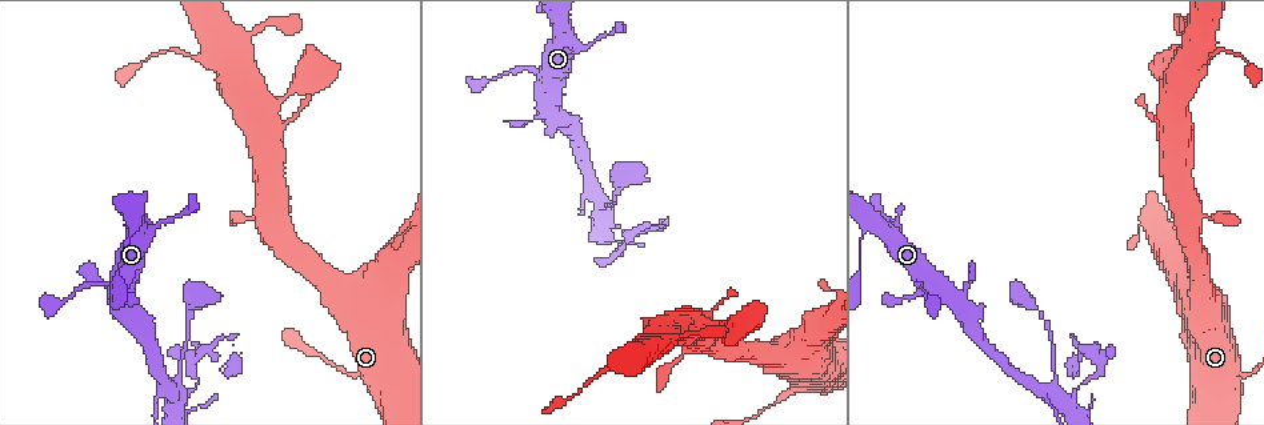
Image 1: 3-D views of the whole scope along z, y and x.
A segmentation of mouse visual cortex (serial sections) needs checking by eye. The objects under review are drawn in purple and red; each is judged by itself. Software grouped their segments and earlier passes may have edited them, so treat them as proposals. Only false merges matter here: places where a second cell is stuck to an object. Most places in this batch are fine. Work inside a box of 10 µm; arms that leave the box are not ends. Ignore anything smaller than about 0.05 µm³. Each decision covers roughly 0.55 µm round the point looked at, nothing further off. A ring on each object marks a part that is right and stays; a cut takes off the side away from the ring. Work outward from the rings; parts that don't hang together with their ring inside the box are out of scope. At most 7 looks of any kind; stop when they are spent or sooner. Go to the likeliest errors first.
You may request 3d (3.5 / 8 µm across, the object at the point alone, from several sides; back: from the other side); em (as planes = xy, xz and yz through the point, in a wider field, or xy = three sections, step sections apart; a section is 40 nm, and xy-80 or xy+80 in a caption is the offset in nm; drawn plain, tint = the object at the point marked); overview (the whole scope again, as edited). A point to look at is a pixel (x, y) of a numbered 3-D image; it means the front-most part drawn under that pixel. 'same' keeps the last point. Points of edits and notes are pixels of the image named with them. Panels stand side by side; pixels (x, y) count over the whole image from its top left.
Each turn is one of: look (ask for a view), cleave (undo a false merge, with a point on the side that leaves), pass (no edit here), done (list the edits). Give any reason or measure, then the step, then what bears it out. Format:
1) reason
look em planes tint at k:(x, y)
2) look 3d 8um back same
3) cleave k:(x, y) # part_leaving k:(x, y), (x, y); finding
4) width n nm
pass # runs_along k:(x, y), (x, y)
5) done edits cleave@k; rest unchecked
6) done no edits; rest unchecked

sudden change in width
look 3d 3.5um at 1:(1208, 54)

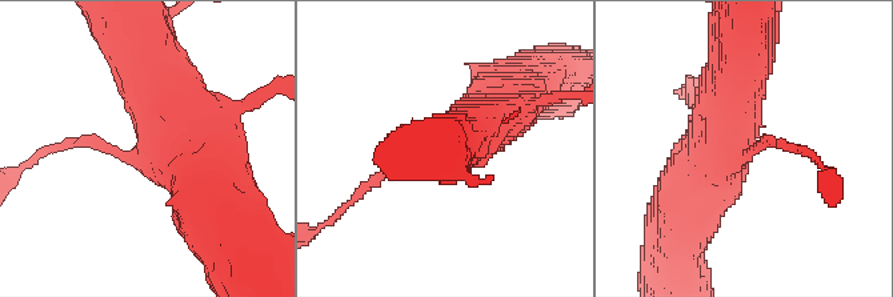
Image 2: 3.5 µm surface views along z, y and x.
arm_widths 150, 700 nm
look em xy step 1 tint at 2:(125, 152)

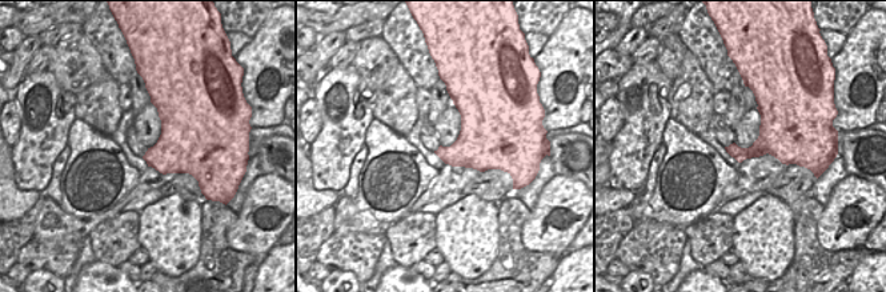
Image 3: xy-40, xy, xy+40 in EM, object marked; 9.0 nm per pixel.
pass # all the same cell

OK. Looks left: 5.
look 3d 3.5um back at 1:(197, 384)

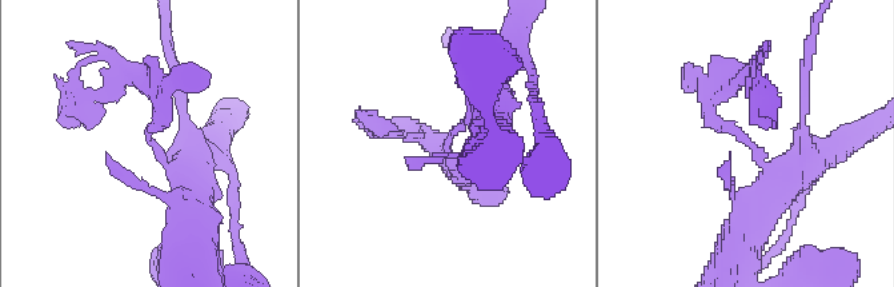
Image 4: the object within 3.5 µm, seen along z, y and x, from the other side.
arm_widths 200, 450 nm
look em xy step 1 tint at 4:(746, 145)

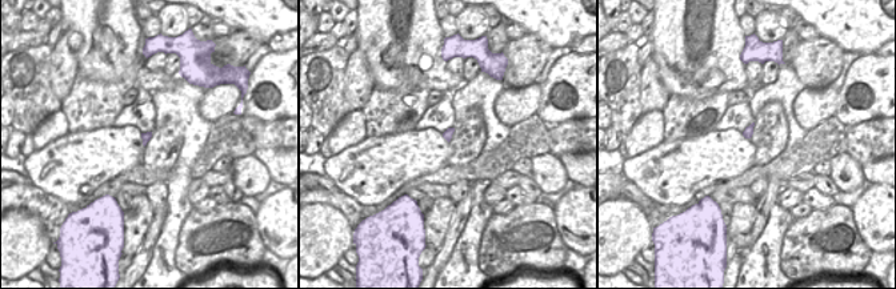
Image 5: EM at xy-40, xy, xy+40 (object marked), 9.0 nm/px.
cleave 4:(734, 131) # two cells meet here

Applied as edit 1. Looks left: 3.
three arms meet
look 3d 8um at 1:(136, 227)

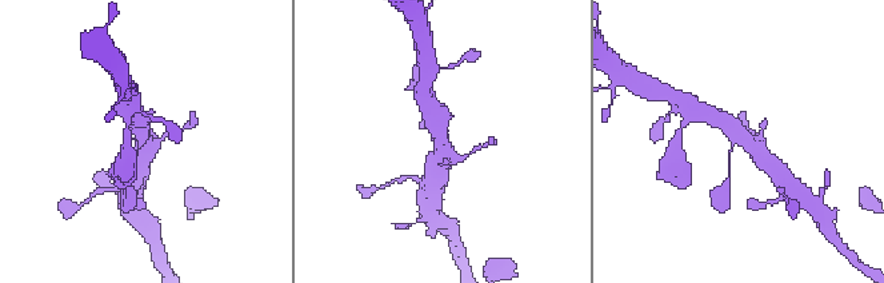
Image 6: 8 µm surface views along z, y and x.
look 3d 3.5um same

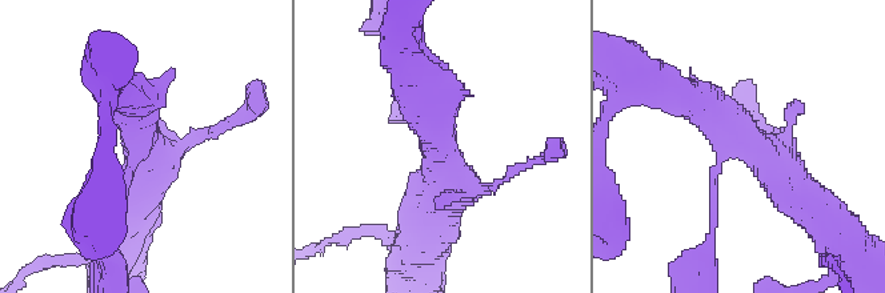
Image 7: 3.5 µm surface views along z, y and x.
now the EM
look em xy step 5 tint at 7:(141, 145)

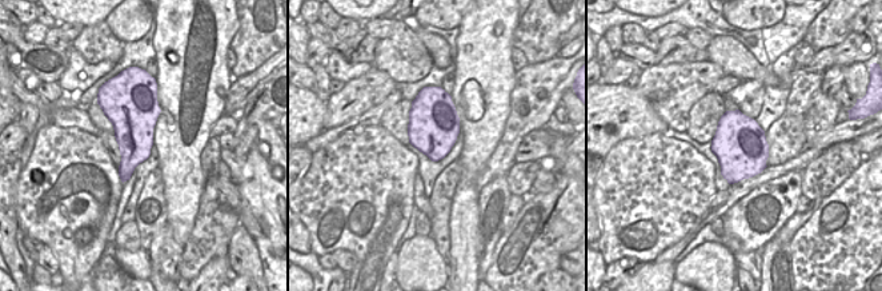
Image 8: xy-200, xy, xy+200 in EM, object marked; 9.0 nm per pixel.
width 460 nm
pass # runs_along 7:(805, 201), (689, 83); continuous, no second cell

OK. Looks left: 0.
done edits cleave@4; rest unchecked

